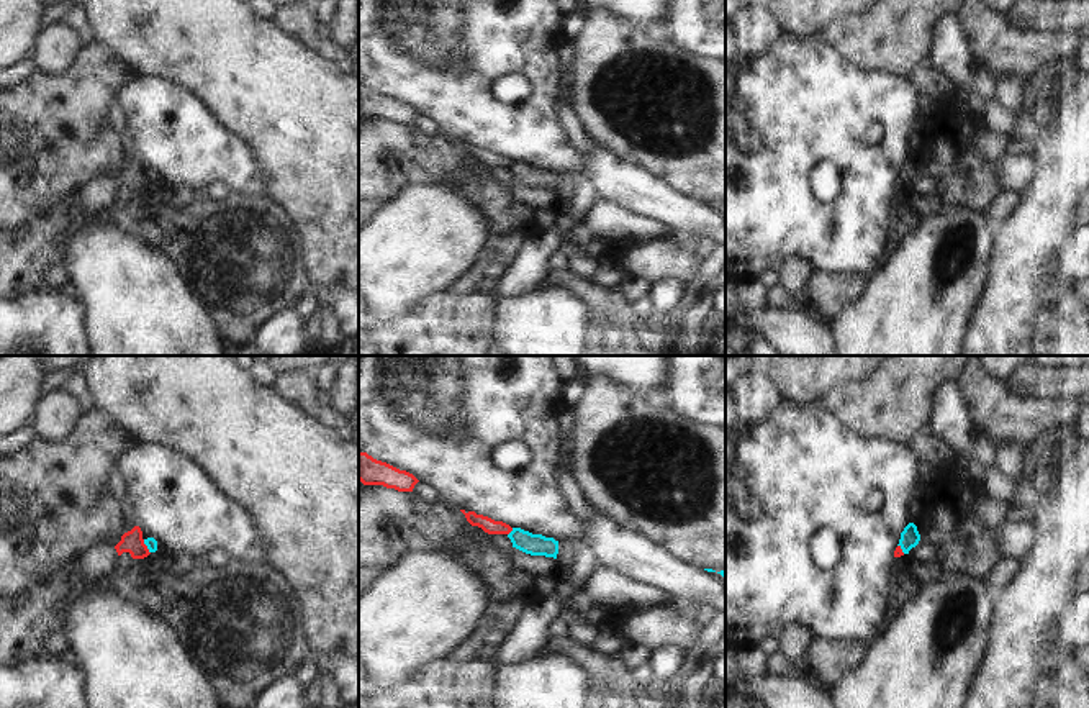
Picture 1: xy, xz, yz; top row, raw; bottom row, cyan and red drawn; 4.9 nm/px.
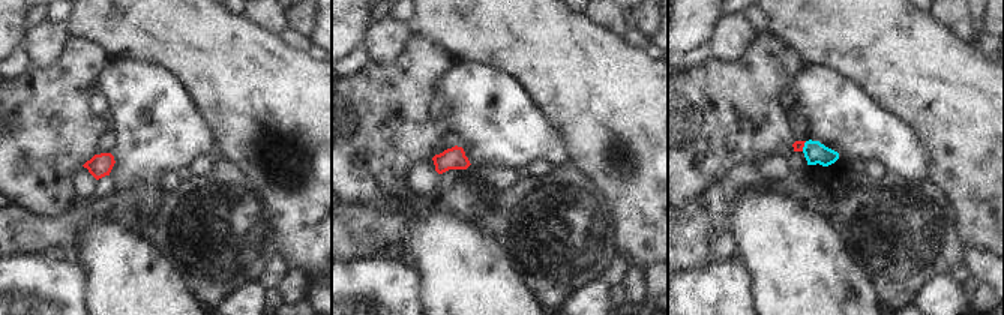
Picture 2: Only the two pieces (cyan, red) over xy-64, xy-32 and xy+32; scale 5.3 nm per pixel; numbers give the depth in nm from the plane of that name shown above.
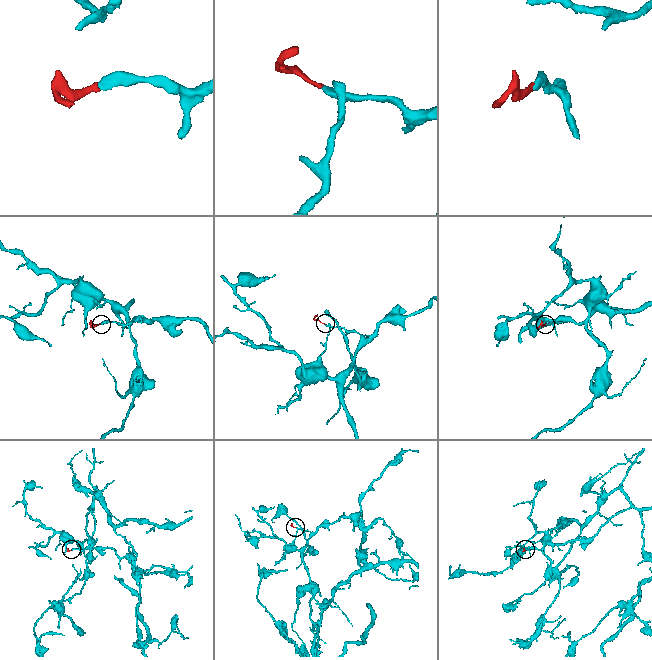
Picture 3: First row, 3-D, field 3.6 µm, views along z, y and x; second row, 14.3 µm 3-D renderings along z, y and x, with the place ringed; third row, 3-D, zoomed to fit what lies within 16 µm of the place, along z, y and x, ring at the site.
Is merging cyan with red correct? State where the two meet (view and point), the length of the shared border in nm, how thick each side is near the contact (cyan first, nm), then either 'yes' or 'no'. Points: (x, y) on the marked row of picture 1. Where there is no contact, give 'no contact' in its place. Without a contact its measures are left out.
xz (511, 531) | 50 nm | 110/70 nm | no

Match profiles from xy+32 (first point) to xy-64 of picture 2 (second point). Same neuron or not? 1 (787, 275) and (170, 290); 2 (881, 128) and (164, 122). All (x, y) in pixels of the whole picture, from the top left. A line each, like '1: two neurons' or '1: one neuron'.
1: one neuron
2: one neuron

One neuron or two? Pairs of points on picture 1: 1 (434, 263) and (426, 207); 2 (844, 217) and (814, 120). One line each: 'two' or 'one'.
1: one
2: one

